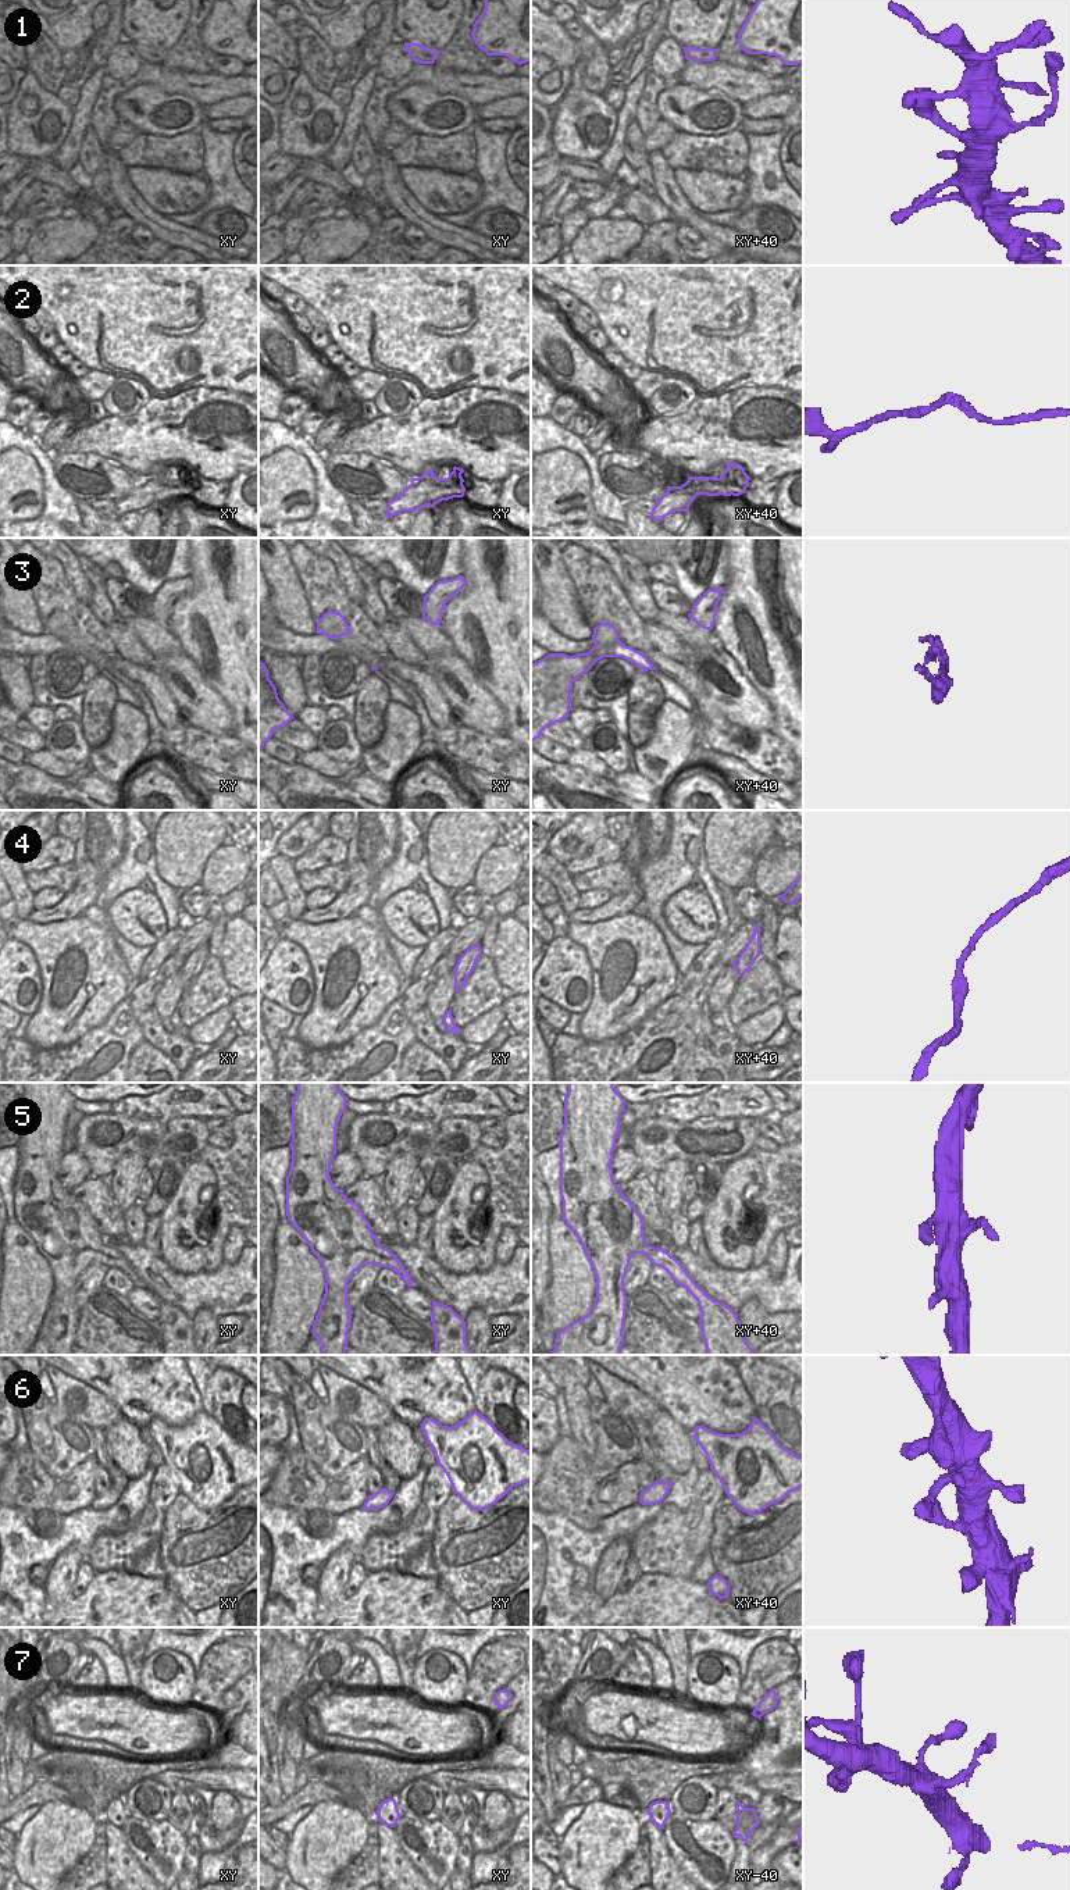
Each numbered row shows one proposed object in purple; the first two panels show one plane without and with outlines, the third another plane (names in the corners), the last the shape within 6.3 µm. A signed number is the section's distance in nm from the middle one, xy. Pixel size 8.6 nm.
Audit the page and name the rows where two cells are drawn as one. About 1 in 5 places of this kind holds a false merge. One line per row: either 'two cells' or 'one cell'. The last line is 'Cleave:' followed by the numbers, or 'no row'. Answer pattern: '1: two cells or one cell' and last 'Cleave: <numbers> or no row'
1: one cell
2: one cell
3: one cell
4: one cell
5: one cell
6: one cell
7: two cells
Cleave: 7

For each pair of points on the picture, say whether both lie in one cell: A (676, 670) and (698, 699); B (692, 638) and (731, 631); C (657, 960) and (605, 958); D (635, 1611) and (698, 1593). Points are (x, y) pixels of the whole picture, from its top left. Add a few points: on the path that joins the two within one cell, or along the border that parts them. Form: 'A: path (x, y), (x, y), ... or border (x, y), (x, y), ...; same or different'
A: path (682, 677), (698, 692); same
B: border (712, 630), (719, 641); different
C: path (645, 959), (635, 949), (626, 958), (617, 958); same
D: path (651, 1611), (676, 1611), (682, 1607); same

